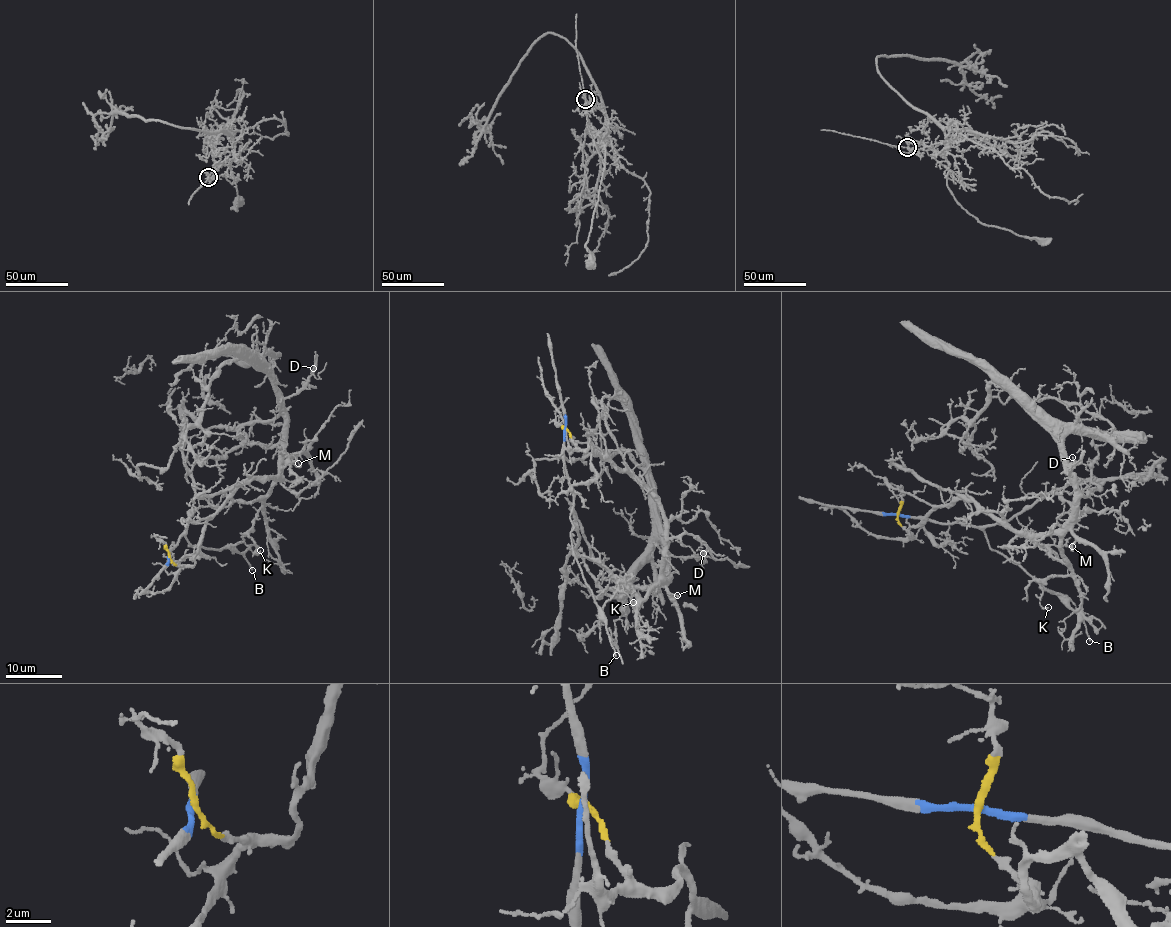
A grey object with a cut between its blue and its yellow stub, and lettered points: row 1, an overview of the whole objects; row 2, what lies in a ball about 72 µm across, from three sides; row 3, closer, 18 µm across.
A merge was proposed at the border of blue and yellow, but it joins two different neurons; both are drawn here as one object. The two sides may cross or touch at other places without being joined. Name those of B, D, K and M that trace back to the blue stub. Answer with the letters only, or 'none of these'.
B

